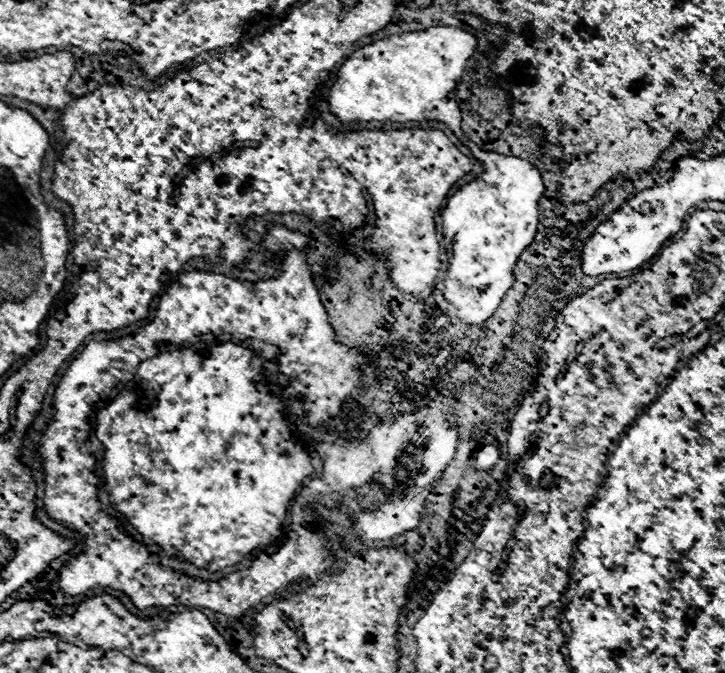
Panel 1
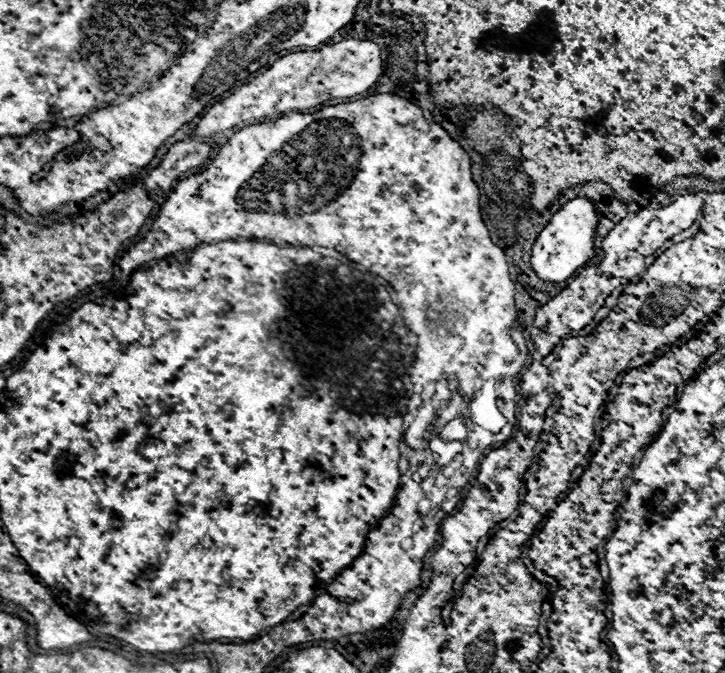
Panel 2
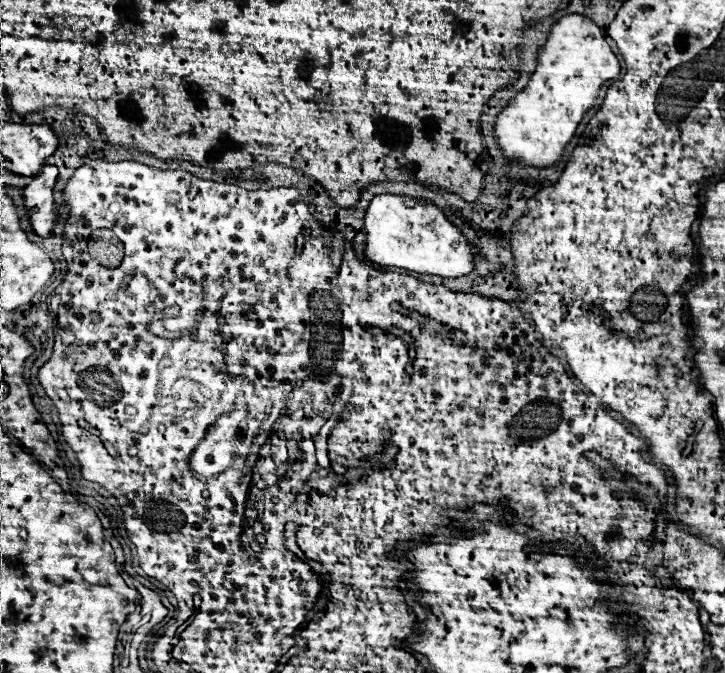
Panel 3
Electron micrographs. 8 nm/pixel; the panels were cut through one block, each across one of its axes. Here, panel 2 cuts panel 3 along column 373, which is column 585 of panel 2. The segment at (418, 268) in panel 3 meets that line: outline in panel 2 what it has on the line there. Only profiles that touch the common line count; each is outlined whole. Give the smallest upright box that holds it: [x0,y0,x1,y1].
[530,198,598,282]

